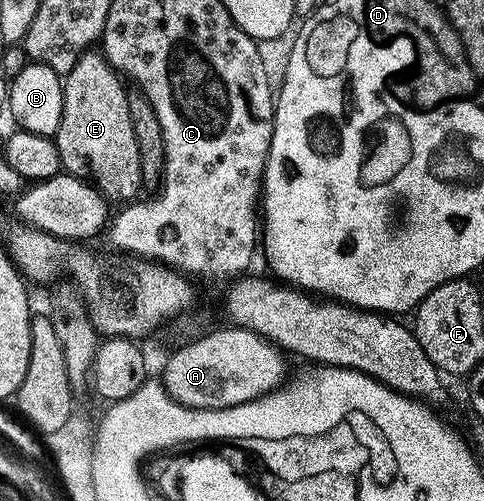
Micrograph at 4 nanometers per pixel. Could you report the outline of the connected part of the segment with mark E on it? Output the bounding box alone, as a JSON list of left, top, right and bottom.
[52,50,143,202]

